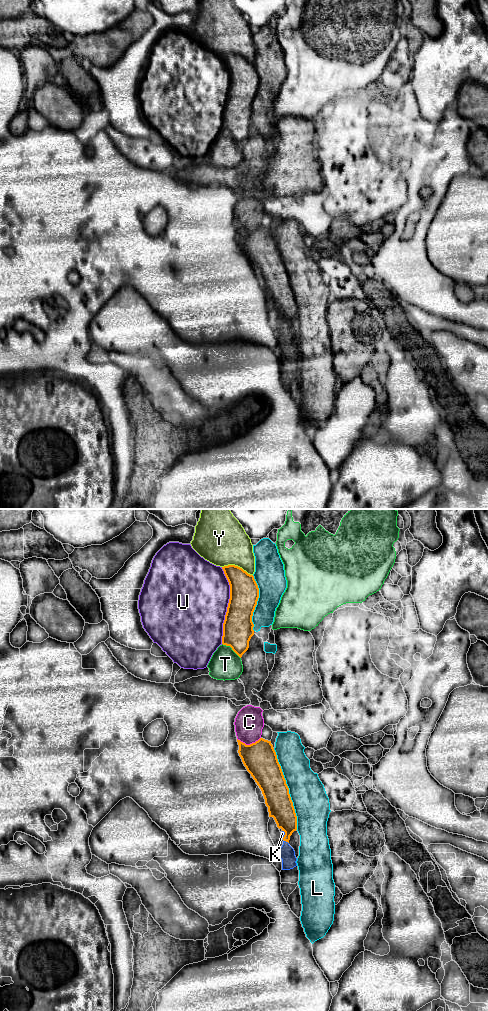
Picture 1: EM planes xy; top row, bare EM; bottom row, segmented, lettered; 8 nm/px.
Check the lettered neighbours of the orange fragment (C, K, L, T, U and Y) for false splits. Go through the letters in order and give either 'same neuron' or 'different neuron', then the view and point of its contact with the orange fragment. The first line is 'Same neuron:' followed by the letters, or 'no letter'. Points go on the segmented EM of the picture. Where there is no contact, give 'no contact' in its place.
Same neuron: no letter
C: different neuron | xy (248, 745)
K: different neuron | xy (286, 841)
L: different neuron | xy (288, 789)
T: different neuron | xy (232, 649)
U: different neuron | xy (228, 605)
Y: different neuron | xy (237, 566)

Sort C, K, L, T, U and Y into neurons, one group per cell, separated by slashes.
C K / L / T / U / Y

